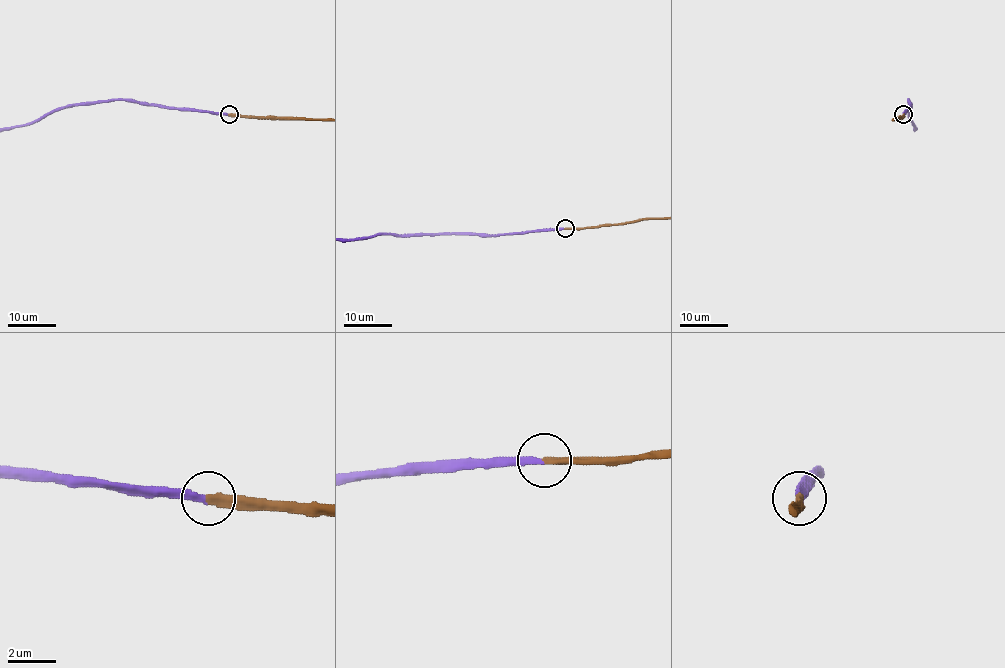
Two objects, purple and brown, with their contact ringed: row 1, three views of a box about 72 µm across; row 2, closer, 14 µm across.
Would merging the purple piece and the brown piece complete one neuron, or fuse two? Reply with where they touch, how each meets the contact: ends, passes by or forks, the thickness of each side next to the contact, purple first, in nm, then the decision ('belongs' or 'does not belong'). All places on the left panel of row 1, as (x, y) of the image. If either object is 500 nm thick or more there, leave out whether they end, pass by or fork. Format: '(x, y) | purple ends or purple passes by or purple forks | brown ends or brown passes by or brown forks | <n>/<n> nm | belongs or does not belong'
(229, 114) | purple ends | brown ends | 280/360 nm | belongs

